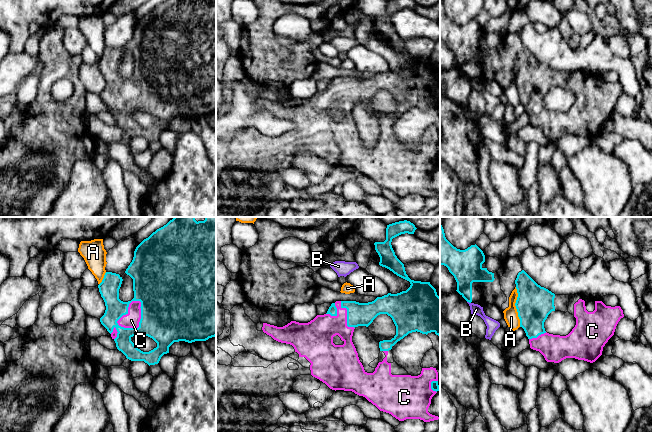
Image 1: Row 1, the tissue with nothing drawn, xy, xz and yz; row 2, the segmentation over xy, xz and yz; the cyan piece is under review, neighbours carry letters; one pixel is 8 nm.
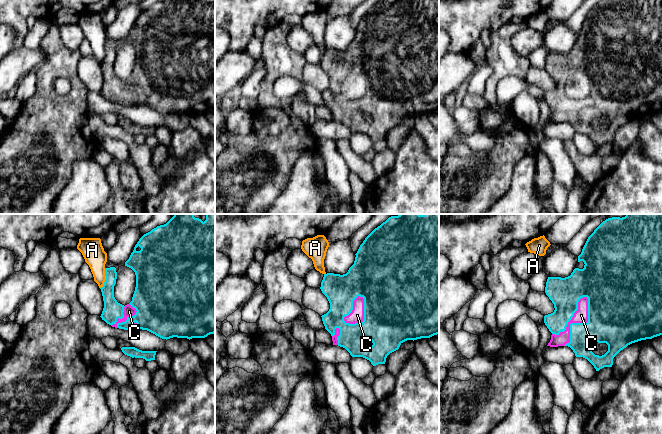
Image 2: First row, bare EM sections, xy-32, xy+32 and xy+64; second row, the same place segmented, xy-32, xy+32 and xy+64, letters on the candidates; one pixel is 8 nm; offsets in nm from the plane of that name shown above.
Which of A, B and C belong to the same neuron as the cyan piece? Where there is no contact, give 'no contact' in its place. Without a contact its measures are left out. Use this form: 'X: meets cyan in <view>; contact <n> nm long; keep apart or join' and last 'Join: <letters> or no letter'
A: meets cyan in yz; contact 320 nm long; keep apart
B: meets cyan in yz; contact 40 nm long; keep apart
C: meets cyan in xy; contact 280 nm long; join
Join: C

